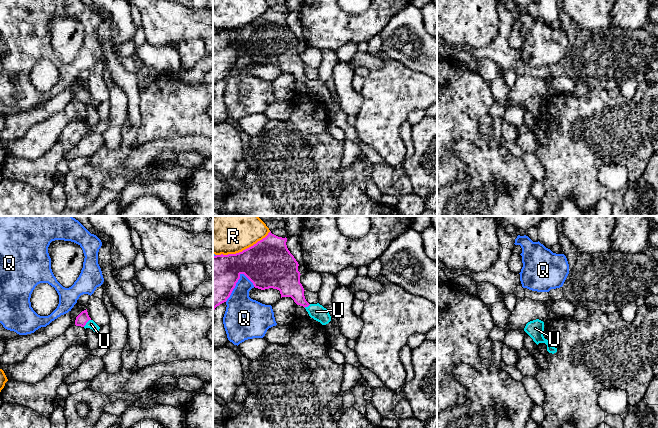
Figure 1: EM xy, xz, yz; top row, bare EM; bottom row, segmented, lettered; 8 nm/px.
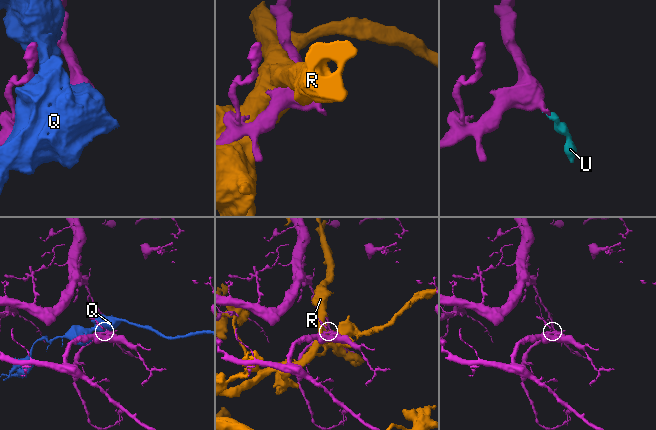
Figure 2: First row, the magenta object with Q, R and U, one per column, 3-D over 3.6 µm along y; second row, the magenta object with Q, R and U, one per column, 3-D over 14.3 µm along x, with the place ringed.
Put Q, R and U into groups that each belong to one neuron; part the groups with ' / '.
Q / R / U

